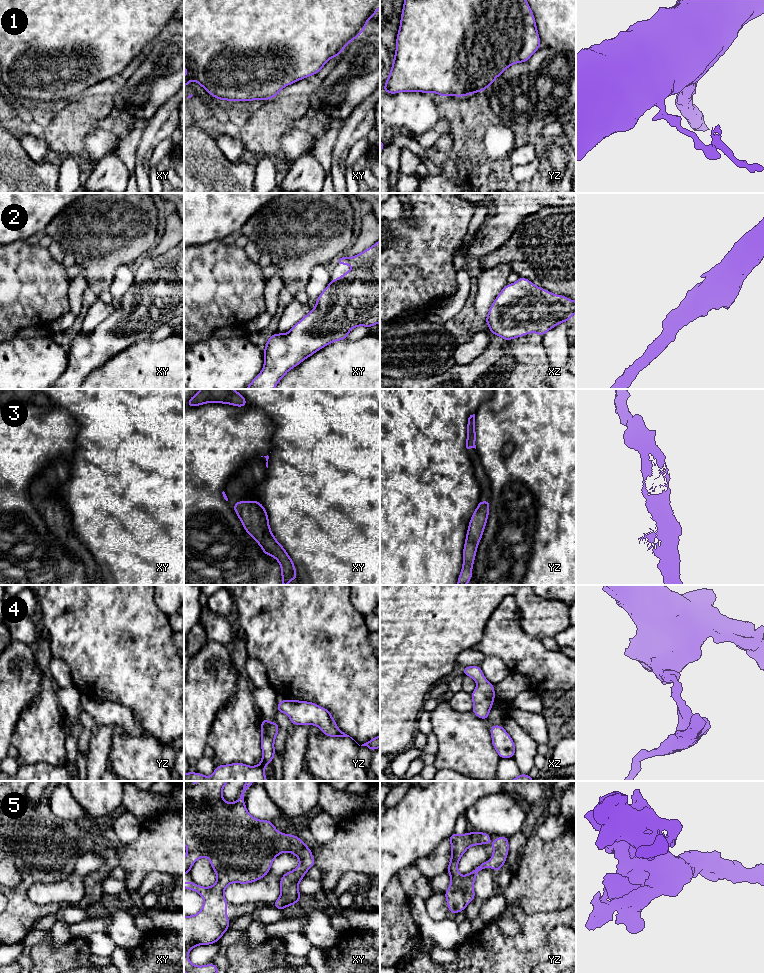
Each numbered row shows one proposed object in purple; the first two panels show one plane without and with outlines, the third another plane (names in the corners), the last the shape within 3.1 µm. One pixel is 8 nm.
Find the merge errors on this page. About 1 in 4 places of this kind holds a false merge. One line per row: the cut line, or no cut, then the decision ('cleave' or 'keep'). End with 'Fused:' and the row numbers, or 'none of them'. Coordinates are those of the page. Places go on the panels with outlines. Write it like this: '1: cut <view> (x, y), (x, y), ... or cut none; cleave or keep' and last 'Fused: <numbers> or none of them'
1: cut none; keep
2: cut none; keep
3: cut none; keep
4: cut none; keep
5: cut none; keep
Fused: none of them

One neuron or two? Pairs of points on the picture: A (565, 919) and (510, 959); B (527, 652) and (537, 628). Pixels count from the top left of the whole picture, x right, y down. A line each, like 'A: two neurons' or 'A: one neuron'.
A: one neuron
B: two neurons

